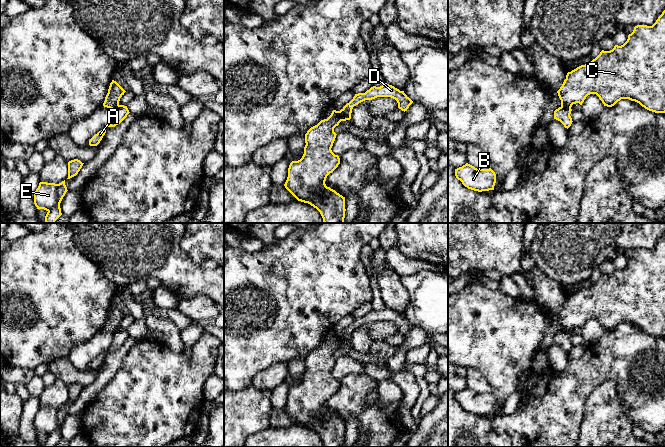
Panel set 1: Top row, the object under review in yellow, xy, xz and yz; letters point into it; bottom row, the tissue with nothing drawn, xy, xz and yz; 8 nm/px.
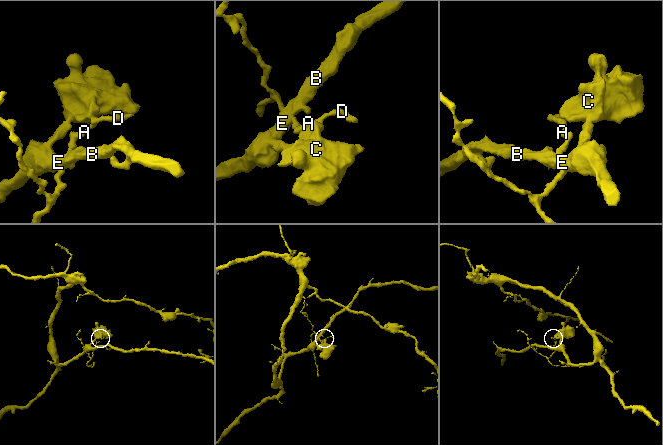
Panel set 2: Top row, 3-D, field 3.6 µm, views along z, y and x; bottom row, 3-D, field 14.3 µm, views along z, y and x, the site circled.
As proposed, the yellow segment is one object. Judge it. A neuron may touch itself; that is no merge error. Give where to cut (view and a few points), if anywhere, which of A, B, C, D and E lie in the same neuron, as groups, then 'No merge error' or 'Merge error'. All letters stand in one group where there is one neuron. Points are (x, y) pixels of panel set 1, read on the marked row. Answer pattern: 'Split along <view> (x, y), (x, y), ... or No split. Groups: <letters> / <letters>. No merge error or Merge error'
Split along xy (58, 184), (58, 202), (48, 211). Groups: A D / B C E. Merge error

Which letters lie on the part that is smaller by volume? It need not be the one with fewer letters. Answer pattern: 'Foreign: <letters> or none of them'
Foreign: A, D

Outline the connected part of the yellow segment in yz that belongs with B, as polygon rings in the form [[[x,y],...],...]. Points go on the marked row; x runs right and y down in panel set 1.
[[[468,163],[455,169],[455,176],[465,187],[478,192],[494,190],[496,183],[496,174],[491,168],[477,169]]]

